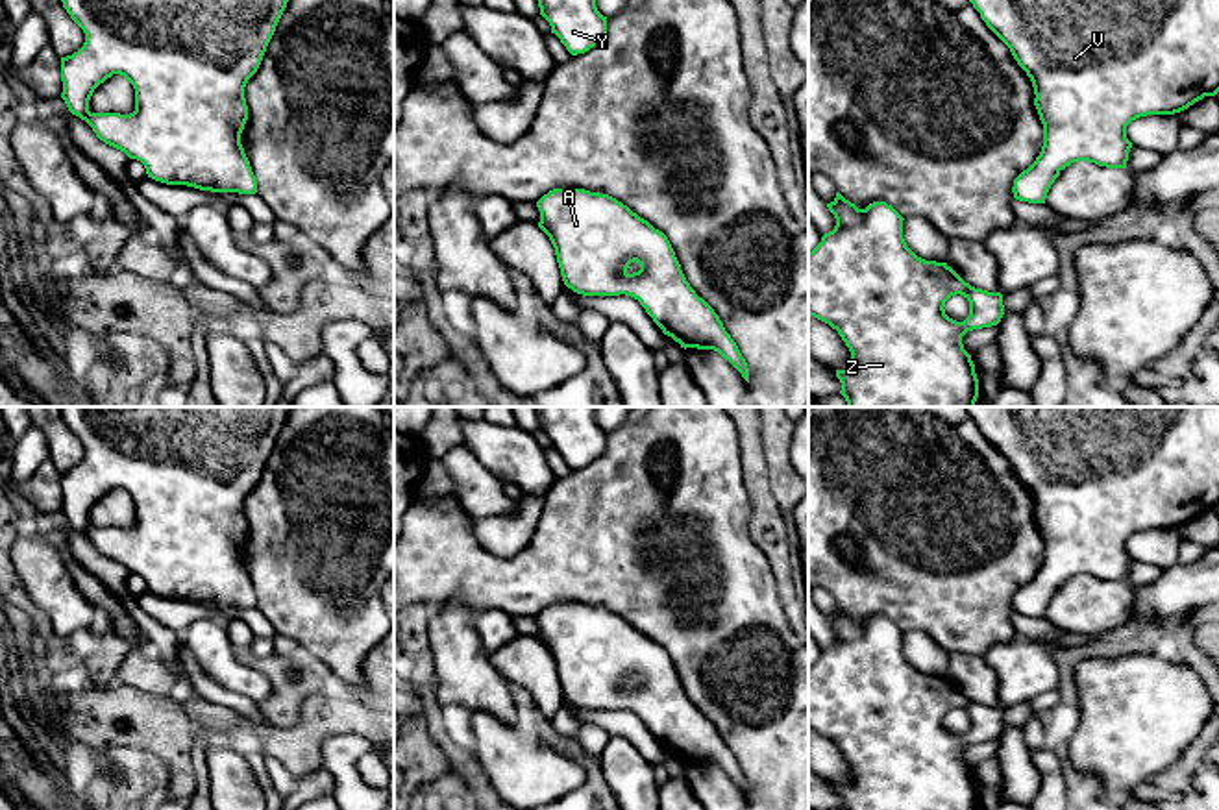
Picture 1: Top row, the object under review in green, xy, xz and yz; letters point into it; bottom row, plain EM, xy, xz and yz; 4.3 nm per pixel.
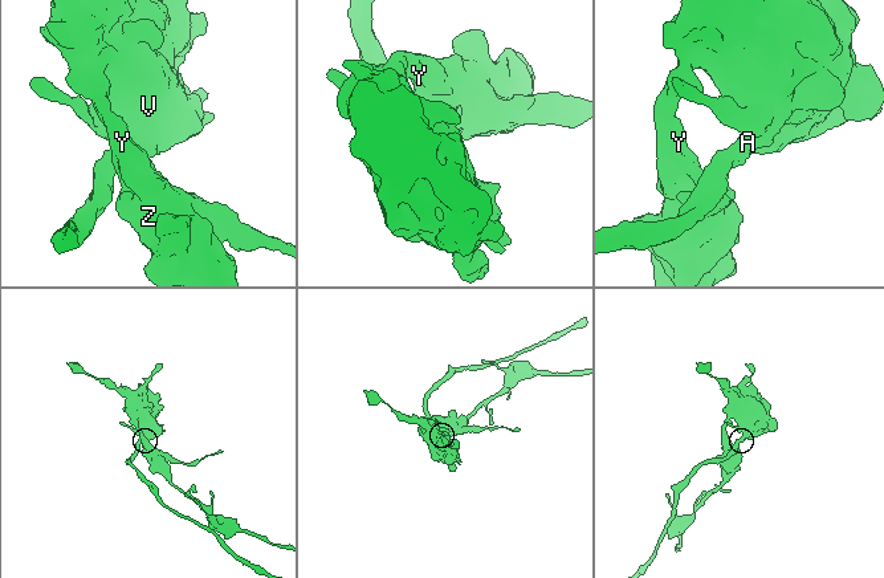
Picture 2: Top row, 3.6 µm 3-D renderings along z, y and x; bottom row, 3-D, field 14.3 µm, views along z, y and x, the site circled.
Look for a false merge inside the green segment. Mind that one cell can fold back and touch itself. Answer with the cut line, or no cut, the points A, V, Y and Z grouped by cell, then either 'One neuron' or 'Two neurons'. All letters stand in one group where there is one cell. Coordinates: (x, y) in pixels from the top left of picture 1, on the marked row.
No split. Groups: A V Y Z. One neuron

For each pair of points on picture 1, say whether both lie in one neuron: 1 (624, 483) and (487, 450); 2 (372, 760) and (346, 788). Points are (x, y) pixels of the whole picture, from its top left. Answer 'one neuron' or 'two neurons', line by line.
1: two neurons
2: two neurons

